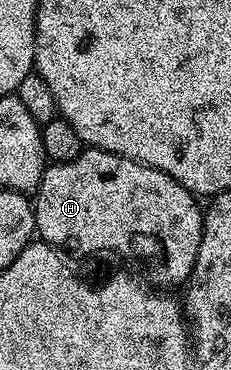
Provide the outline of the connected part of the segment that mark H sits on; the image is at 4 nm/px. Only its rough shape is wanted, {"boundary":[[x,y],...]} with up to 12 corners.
{"boundary":[[86,148],[45,169],[36,234],[153,287],[196,268],[204,210],[166,172]]}

